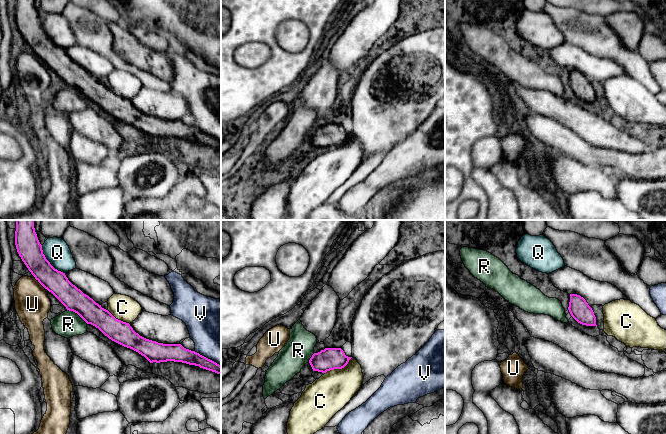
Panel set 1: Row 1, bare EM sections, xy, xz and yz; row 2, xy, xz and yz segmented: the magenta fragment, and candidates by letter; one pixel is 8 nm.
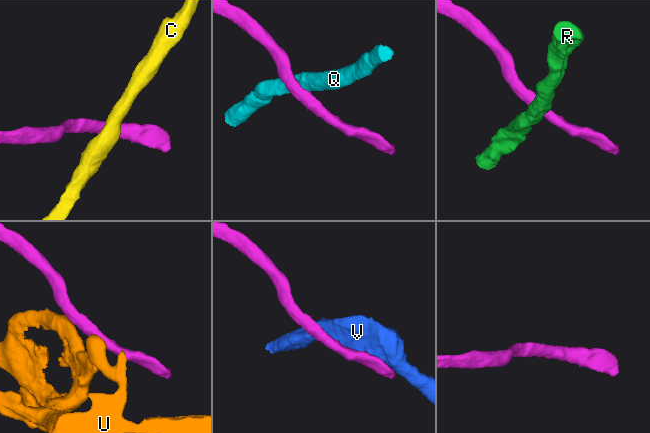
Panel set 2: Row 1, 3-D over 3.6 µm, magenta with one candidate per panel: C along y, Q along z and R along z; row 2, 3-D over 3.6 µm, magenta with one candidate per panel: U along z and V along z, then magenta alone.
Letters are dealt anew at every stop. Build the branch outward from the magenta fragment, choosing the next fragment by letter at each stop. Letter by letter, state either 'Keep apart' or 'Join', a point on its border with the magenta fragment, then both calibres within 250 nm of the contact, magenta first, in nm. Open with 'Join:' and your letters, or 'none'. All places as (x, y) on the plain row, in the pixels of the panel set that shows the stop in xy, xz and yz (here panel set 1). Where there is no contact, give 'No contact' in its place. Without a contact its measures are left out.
Join: none
C: Keep apart. Touches magenta at xz (339, 144). Thickness 180 nm (magenta) against 300 nm
Q: Keep apart. Touches magenta at xy (48, 37). Thickness 190 nm (magenta) against 200 nm
R: Keep apart. Touches magenta at xy (77, 89). Thickness 180 nm (magenta) against 200 nm
U: Keep apart. Touches magenta at xy (40, 59). Thickness 190 nm (magenta) against 280 nm
V: Keep apart. Touches magenta at xy (207, 134). Thickness 140 nm (magenta) against 460 nm

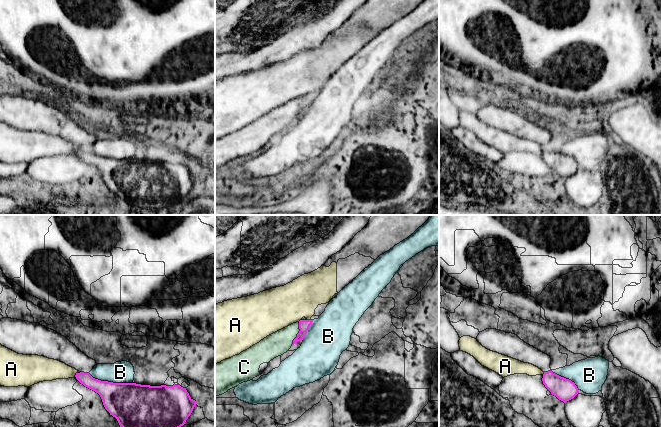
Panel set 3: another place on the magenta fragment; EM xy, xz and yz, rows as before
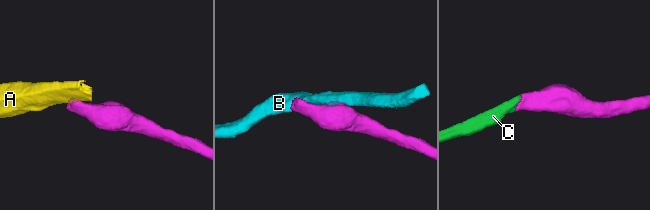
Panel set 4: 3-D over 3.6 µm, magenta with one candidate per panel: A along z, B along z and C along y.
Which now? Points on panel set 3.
Join: C
A: Keep apart. Touches magenta at xy (76, 150). Thickness 120 nm (magenta) against 180 nm
B: Keep apart. Touches magenta at xy (110, 158). Thickness 340 nm (magenta) against 180 nm
C: Join. Touches magenta at xz (298, 109). Thickness 90 nm (magenta) against 190 nm

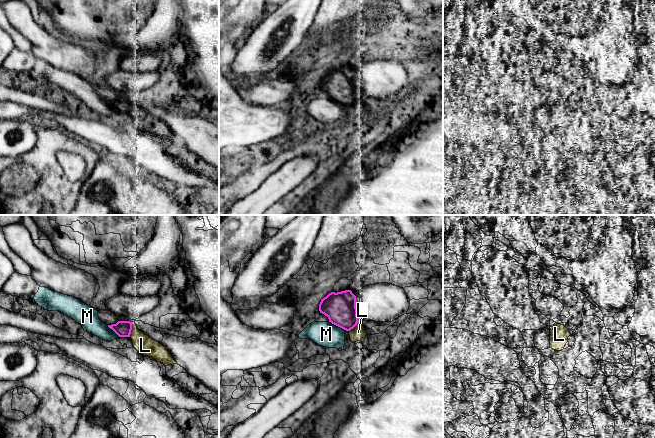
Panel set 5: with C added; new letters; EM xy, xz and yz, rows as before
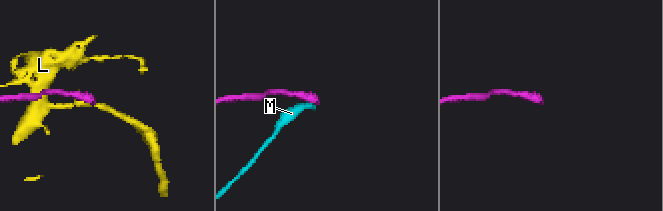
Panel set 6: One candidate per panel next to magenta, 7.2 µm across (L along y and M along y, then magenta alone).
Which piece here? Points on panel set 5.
Join: L
L: Join. Touches magenta at xy (131, 105). Thickness 130 nm (magenta) against 150 nm
M: Keep apart. Touches magenta at xz (337, 101). Thickness 260 nm (magenta) against 200 nm

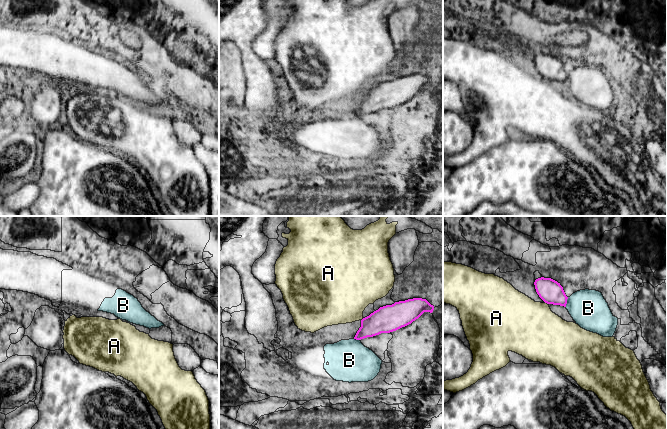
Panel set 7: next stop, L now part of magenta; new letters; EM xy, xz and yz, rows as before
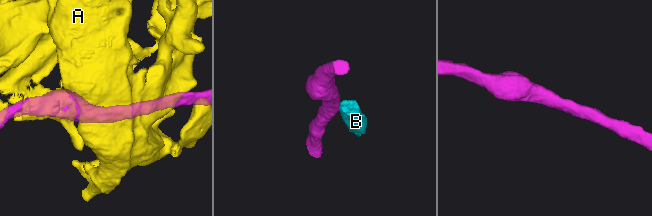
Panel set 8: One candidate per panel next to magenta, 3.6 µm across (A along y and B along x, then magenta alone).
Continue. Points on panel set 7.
Join: none
A: Keep apart. Touches magenta at yz (546, 78). Thickness 190 nm (magenta) against 440 nm
B: Keep apart. Touches magenta at yz (566, 78). Thickness 190 nm (magenta) against 300 nm

